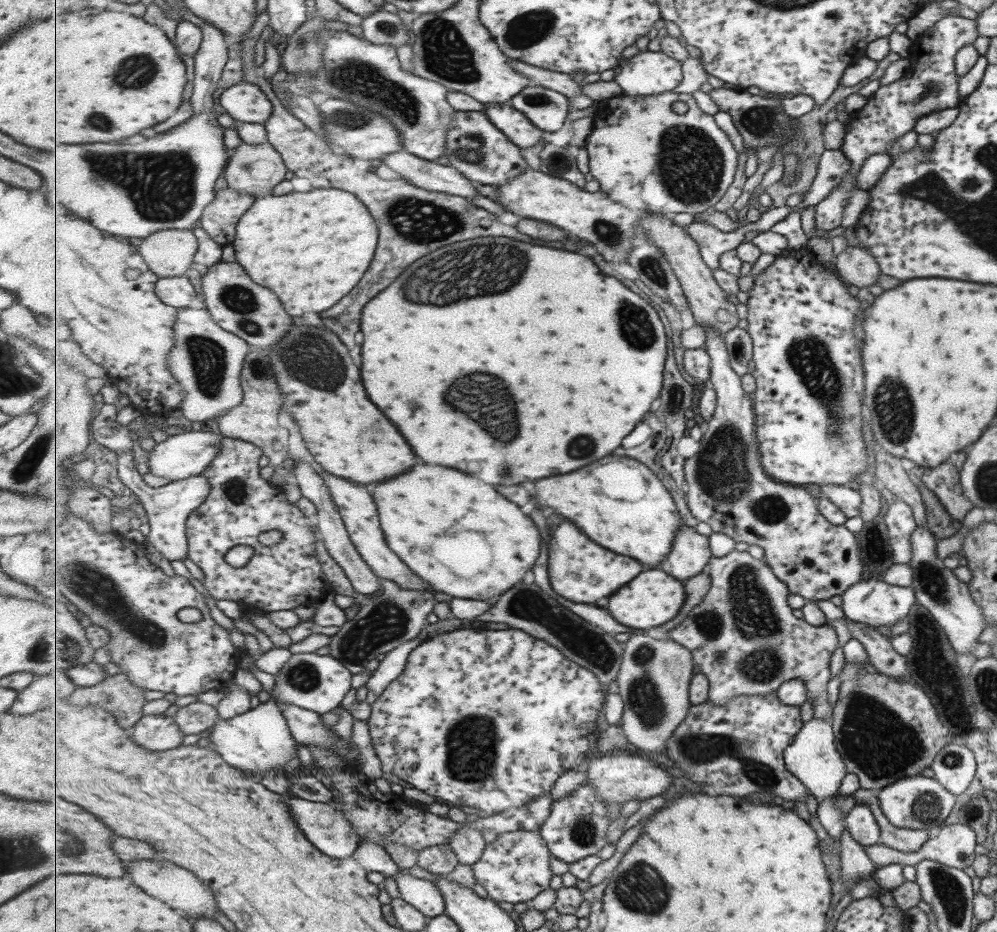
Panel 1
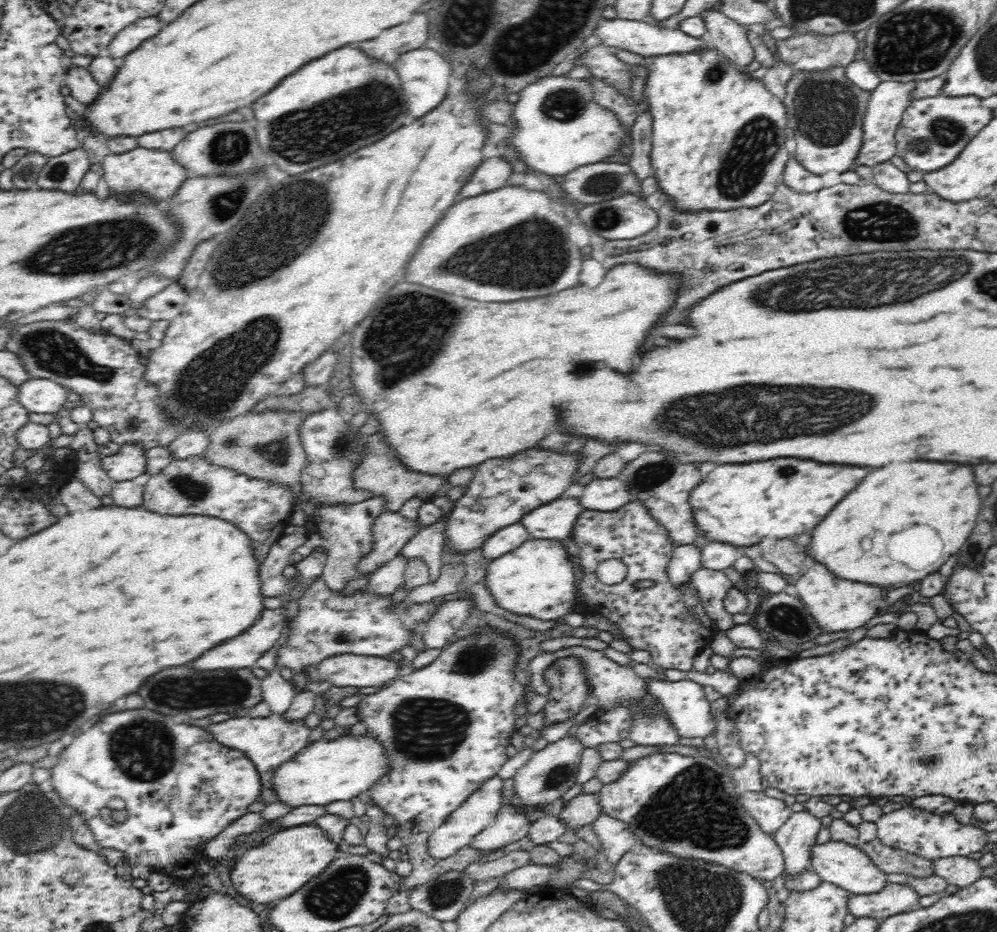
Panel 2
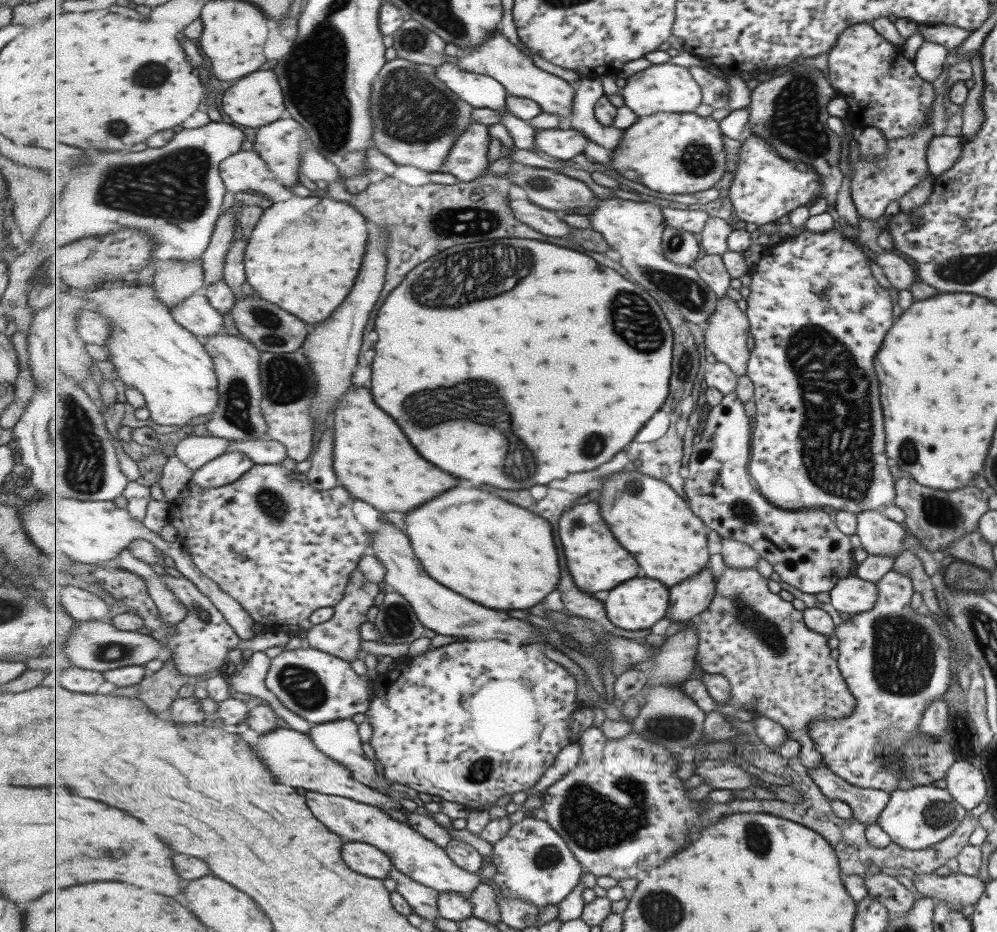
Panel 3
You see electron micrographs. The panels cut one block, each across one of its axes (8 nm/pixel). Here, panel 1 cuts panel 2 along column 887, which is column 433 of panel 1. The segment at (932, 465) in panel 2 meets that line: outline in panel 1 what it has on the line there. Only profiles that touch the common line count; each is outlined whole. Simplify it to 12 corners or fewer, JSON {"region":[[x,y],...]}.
{"region":[[465,472],[375,488],[389,547],[435,591],[489,600],[537,524]]}

